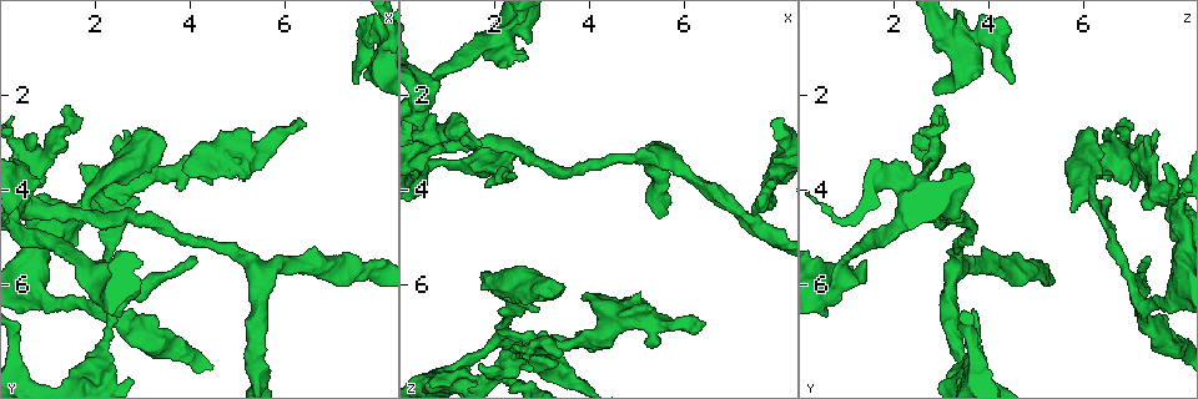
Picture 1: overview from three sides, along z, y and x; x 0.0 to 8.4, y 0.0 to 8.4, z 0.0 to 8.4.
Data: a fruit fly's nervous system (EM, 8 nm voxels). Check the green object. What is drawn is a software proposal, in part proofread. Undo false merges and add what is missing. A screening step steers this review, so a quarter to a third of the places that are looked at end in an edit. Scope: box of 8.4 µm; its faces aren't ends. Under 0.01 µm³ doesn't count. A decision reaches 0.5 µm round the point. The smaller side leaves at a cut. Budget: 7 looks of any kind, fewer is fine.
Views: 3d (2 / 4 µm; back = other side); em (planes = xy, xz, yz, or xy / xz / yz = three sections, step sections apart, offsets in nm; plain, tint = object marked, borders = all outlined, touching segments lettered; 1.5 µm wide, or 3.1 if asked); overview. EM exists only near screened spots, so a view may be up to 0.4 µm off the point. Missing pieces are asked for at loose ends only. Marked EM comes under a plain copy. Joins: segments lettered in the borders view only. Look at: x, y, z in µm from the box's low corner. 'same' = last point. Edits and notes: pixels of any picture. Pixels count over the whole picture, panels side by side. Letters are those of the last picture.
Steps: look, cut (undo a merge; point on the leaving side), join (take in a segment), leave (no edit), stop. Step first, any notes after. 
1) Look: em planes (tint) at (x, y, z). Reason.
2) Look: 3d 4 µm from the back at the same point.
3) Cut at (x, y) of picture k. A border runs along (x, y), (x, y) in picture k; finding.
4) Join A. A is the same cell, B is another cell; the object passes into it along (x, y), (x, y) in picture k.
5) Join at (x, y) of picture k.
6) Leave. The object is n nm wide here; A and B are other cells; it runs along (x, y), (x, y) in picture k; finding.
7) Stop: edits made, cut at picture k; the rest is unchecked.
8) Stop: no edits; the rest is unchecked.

Look: em planes (borders) at (2.05, 4.00, 6.00). Calibre changes.

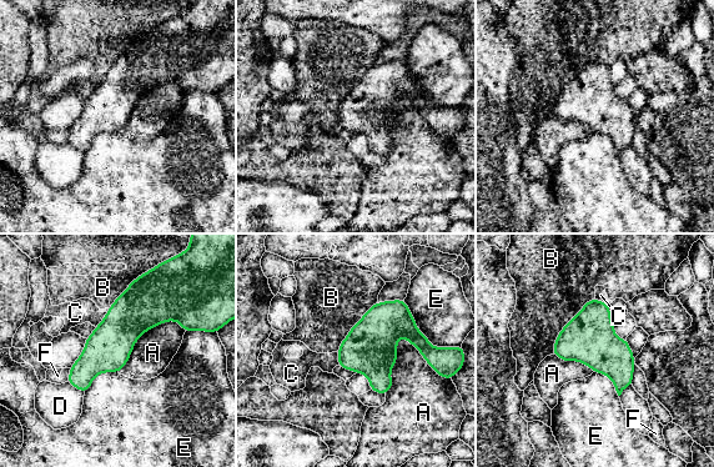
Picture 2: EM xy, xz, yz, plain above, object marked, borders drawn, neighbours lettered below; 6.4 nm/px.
Leave. The object is 300 nm wide here; A, B, C, D, E and F are other cells; a border runs along (406, 337), (397, 342), (385, 393) in picture 2; continuous, no second neuron.

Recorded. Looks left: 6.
Look: 3d 2 µm from the back at (1.90, 3.45, 7.75). Free end.

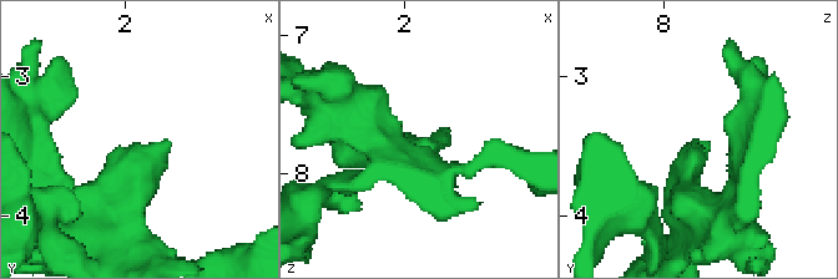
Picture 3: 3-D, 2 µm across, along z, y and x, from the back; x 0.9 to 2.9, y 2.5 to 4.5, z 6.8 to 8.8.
Look: em xz step 8 (tint) at (1.90, 3.48, 7.76). Shape alone is not enough.

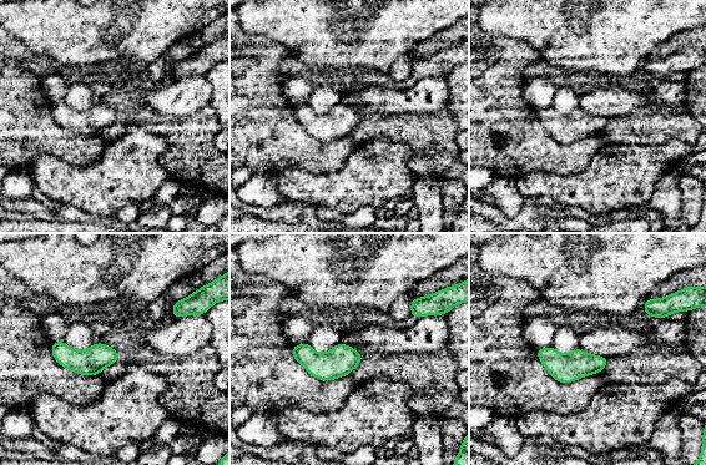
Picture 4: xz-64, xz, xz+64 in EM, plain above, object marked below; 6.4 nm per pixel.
Look: em planes (borders) at the same point.

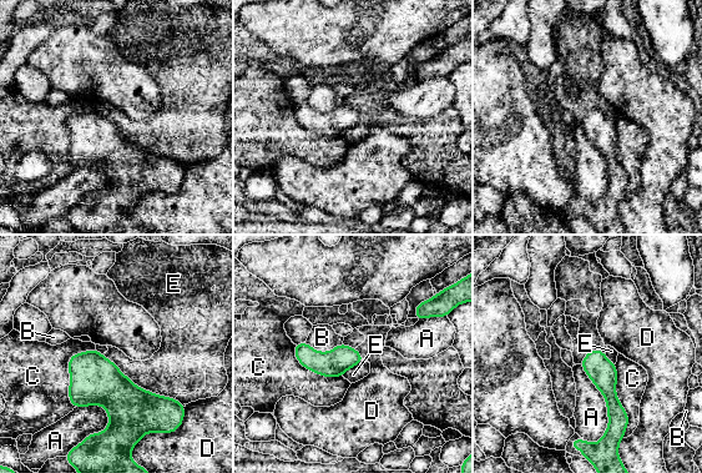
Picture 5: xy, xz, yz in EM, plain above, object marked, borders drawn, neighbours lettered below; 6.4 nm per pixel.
Leave. A, B, C, D and E are other cells; a border runs along (306, 341), (319, 351), (342, 343) in picture 5; none of them fits.

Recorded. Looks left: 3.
Look: 3d 4 µm at (0.90, 3.60, 3.10).

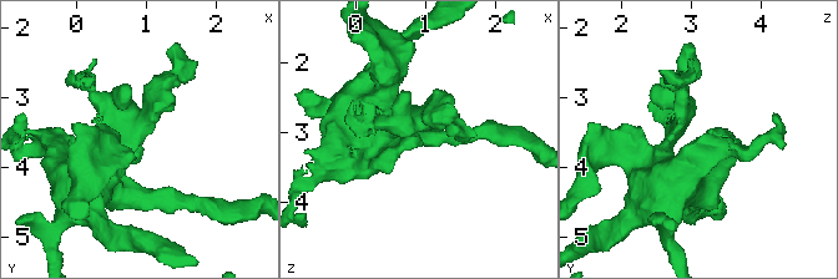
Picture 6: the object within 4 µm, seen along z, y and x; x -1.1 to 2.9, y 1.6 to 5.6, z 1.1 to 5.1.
Look: em planes (borders) at the same point. Need the tissue.

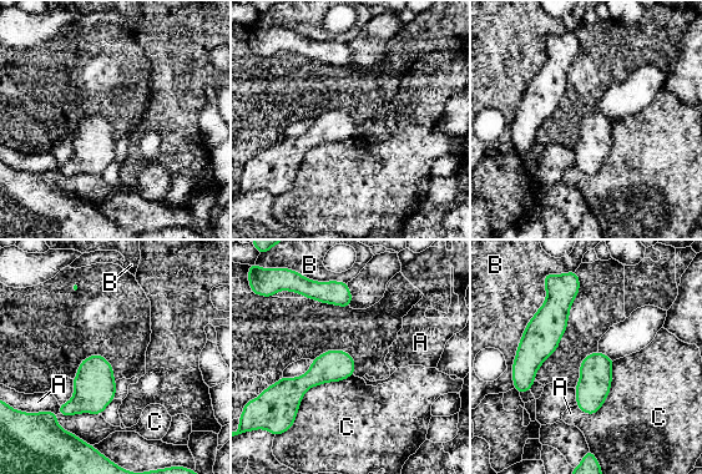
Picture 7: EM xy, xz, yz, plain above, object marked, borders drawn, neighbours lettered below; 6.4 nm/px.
Leave. The longest contact is with B, 700 nm; A, B and C are other cells; none of them fits.

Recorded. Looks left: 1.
Stop: no edits; the rest is unchecked.

